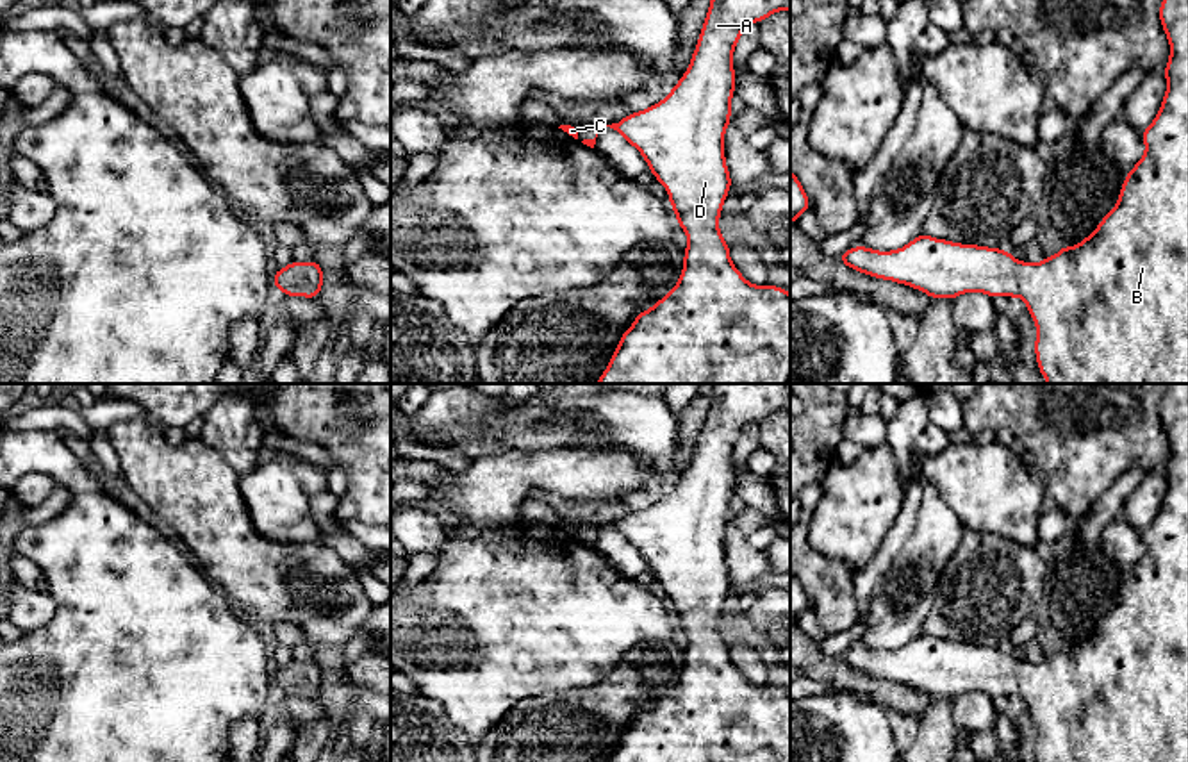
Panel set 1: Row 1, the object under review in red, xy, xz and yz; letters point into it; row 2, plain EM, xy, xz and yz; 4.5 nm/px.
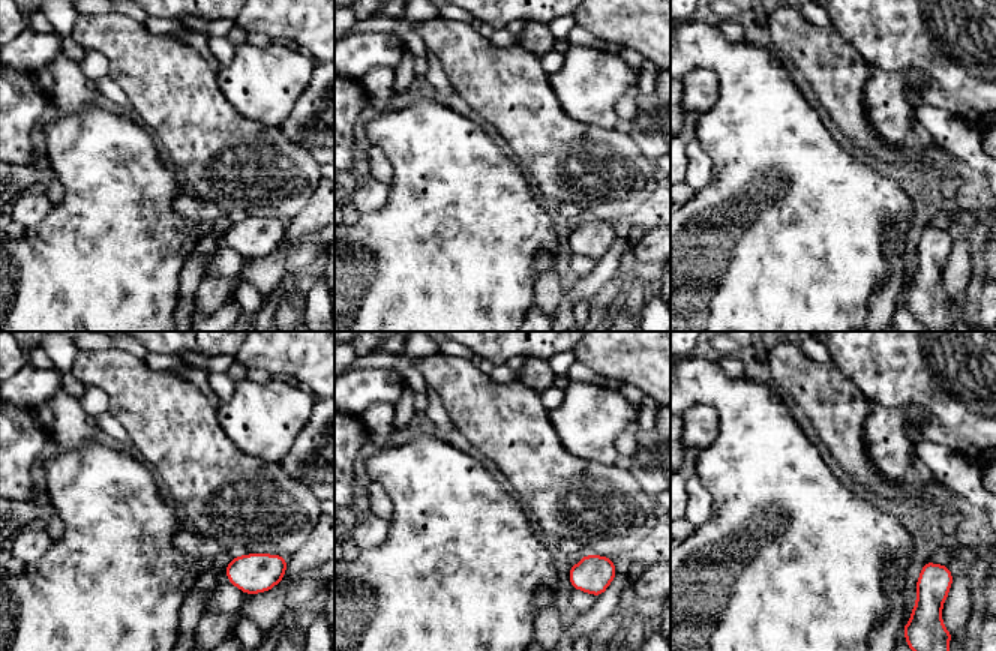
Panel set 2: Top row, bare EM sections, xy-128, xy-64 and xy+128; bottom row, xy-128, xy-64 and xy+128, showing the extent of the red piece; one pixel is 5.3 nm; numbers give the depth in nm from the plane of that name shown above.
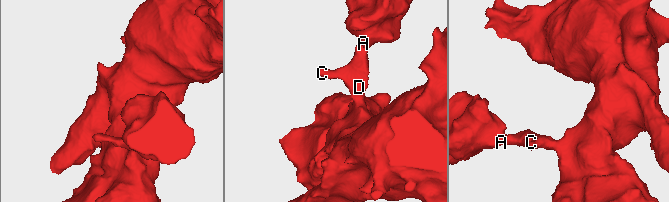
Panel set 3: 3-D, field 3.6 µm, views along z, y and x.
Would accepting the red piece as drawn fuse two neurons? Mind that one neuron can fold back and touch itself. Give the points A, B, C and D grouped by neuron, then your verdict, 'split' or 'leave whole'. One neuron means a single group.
groups A B C D; leave whole

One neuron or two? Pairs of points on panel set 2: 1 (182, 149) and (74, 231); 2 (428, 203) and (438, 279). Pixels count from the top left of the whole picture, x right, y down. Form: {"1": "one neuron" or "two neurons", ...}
{"1": "two neurons", "2": "one neuron"}

